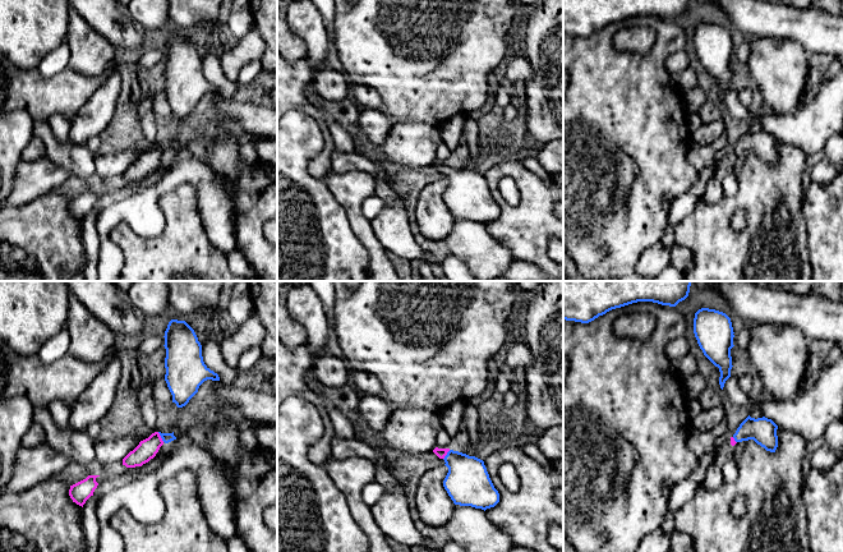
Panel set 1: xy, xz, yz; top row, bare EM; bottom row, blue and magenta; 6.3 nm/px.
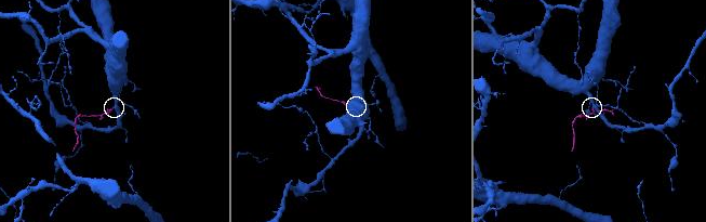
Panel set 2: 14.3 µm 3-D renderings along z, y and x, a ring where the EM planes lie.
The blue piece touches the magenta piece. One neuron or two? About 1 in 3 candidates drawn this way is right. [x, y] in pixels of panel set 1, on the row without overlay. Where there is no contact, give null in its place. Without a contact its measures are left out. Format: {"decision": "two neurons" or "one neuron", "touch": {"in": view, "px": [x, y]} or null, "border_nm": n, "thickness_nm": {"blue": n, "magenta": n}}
{"decision": "one neuron", "touch": {"in": "xy", "px": [161, 151]}, "border_nm": 80, "thickness_nm": {"blue": 60, "magenta": 130}}

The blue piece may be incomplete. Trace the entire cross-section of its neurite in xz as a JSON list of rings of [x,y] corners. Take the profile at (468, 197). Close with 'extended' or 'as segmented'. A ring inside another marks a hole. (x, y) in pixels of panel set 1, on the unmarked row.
[[[436,161],[433,166],[448,181],[443,201],[455,218],[485,225],[499,216],[483,174],[450,162]]]; extended

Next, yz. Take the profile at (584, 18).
[[[563,0],[563,33],[589,37],[612,23],[637,15],[676,20],[688,6],[690,0]]]; as segmented

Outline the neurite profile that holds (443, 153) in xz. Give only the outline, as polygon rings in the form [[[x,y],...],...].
[[[442,141],[437,147],[436,161],[438,162],[451,162],[455,157],[455,153],[447,147]]]

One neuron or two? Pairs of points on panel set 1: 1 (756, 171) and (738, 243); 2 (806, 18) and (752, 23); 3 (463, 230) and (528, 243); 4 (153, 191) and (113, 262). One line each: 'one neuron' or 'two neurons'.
1: one neuron
2: one neuron
3: two neurons
4: one neuron

